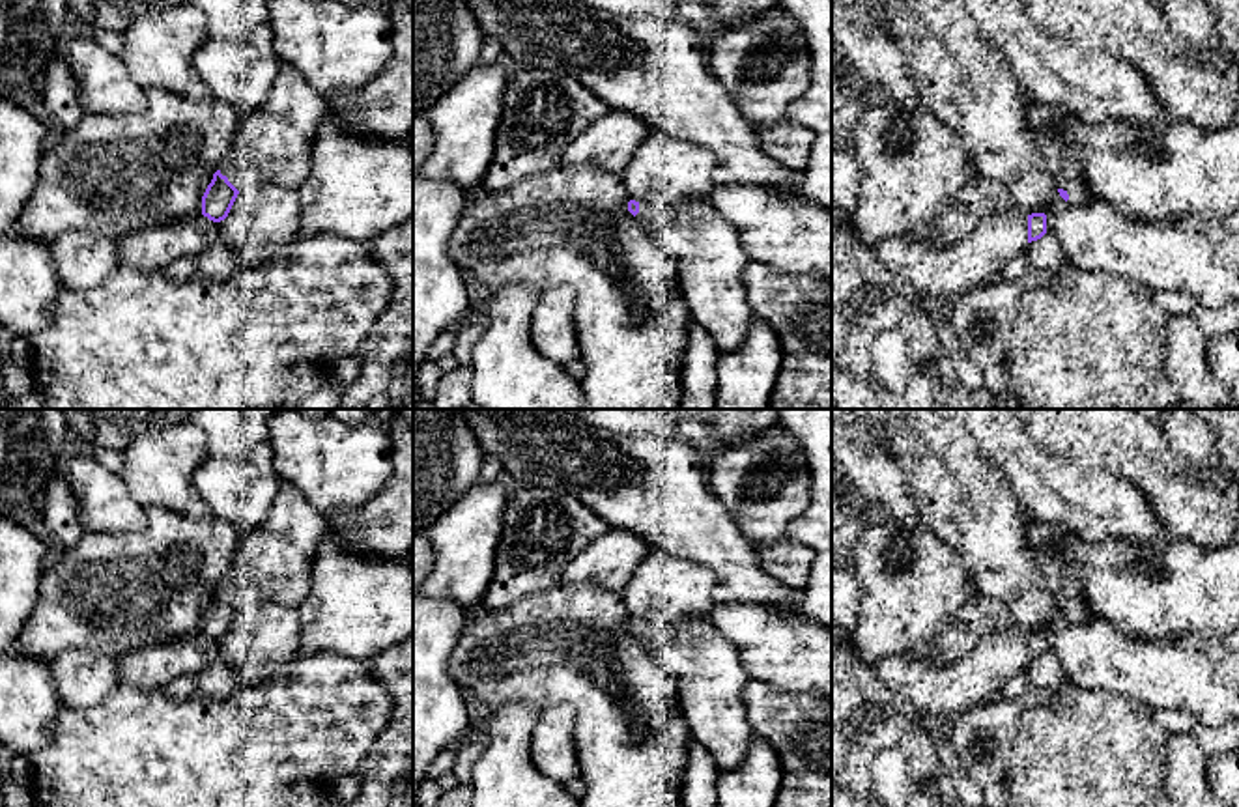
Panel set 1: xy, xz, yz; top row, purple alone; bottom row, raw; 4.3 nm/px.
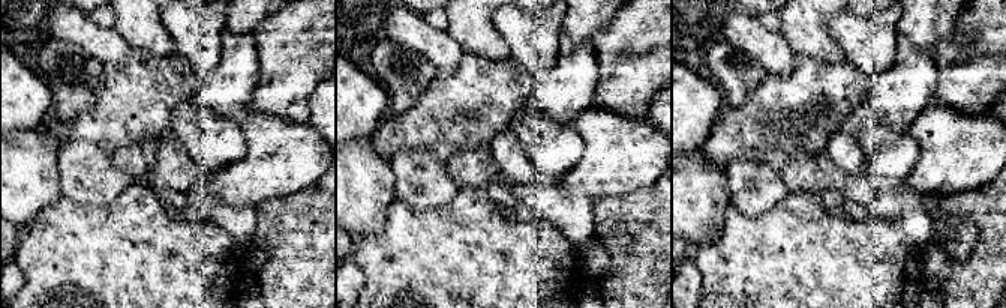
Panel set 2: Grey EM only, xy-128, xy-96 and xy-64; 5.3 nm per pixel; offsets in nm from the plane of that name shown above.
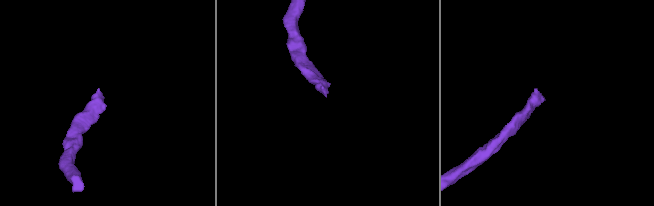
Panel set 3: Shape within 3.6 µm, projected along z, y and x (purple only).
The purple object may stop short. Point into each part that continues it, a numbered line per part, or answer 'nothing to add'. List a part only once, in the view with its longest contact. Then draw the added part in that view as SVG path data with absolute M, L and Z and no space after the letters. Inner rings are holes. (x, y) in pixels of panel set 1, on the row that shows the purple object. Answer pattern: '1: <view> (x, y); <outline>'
1: xy (273, 144); M280 64L262 106L241 120L219 164L221 174L237 191L265 183L299 189L308 177L314 138L327 110L327 97L293 65Z

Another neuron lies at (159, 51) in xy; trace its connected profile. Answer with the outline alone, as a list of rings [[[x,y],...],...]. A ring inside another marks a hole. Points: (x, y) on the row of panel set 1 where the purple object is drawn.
[[[194,4],[150,11],[123,37],[121,60],[142,90],[163,88],[185,99],[209,97],[194,67],[194,54],[207,37],[207,19]]]

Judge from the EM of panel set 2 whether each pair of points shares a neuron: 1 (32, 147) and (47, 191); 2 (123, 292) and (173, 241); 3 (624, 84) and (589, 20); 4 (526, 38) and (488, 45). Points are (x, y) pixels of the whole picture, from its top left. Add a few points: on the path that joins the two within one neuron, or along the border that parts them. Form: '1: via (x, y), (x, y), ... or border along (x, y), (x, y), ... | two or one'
1: via (32, 158), (32, 176), (36, 181) | one
2: via (135, 280), (162, 253) | one
3: border along (615, 15), (589, 41) | two
4: border along (492, 15), (495, 30), (504, 41), (510, 56) | two

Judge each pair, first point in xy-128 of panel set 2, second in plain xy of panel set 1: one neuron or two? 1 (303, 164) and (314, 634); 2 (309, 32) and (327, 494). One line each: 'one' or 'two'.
1: one
2: two

